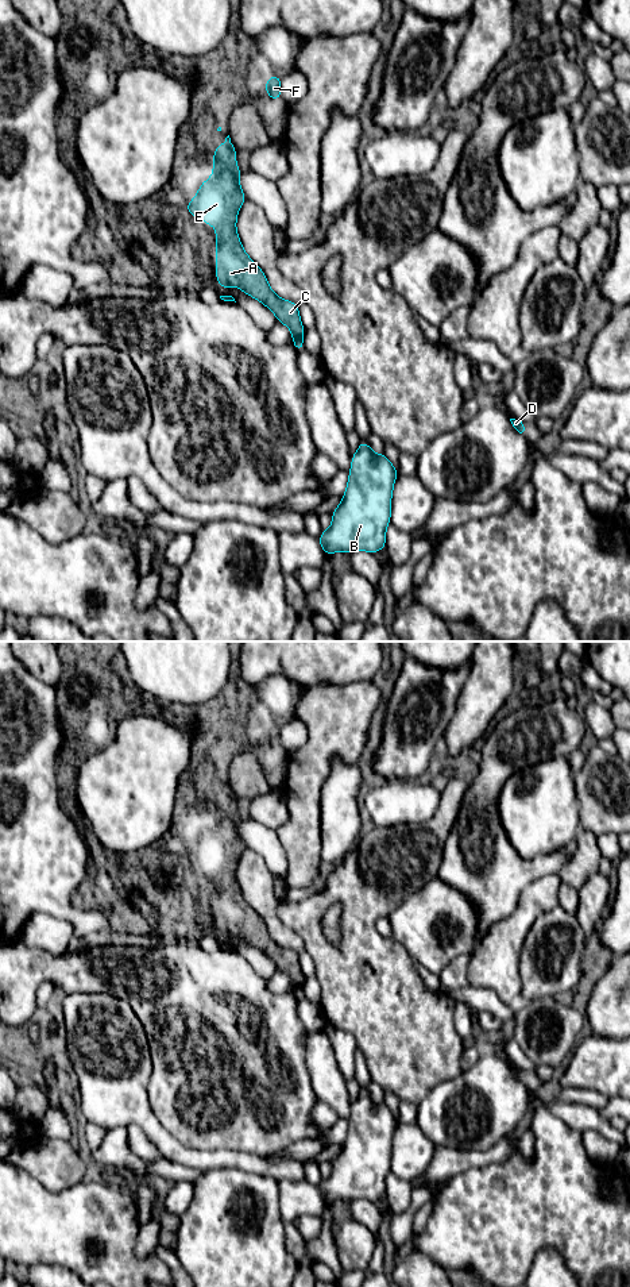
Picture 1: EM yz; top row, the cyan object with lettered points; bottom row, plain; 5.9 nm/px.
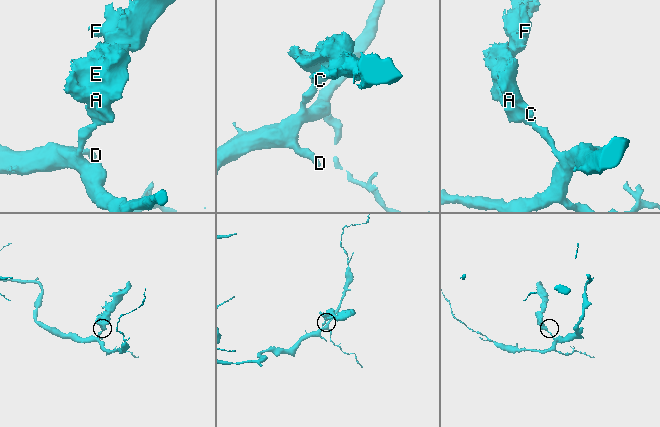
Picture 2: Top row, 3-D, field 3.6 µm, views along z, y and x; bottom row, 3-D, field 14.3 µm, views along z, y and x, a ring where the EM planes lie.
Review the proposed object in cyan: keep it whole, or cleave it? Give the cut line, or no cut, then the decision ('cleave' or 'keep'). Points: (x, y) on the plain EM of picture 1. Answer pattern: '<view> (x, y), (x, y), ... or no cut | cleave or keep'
yz (301, 986), (293, 989) | cleave

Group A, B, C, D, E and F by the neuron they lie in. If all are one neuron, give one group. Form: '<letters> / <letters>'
A C E F / B D

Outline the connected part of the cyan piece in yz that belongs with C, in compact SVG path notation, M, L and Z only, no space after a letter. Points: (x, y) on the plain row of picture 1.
M229 783L213 802L213 824L200 833L196 845L186 851L188 862L216 875L216 920L219 937L237 935L271 957L291 979L293 989L302 987L305 975L298 953L278 945L268 935L263 918L246 902L236 881L239 856L247 849L239 831L237 802Z

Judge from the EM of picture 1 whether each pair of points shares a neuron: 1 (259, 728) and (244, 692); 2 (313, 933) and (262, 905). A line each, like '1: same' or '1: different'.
1: same
2: different

